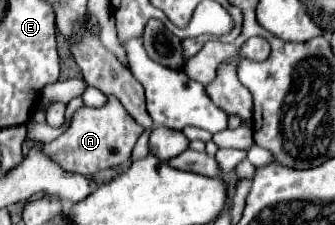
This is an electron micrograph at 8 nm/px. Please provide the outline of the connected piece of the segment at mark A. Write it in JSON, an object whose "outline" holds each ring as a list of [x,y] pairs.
{"outline":[[[109,95],[107,103],[103,107],[81,107],[73,113],[71,127],[65,135],[43,147],[45,155],[51,157],[57,165],[61,165],[65,171],[75,171],[81,175],[93,177],[101,169],[117,167],[125,161],[129,161],[133,145],[137,143],[139,135],[143,133],[141,125],[135,125],[133,117],[127,115],[123,105]]]}

